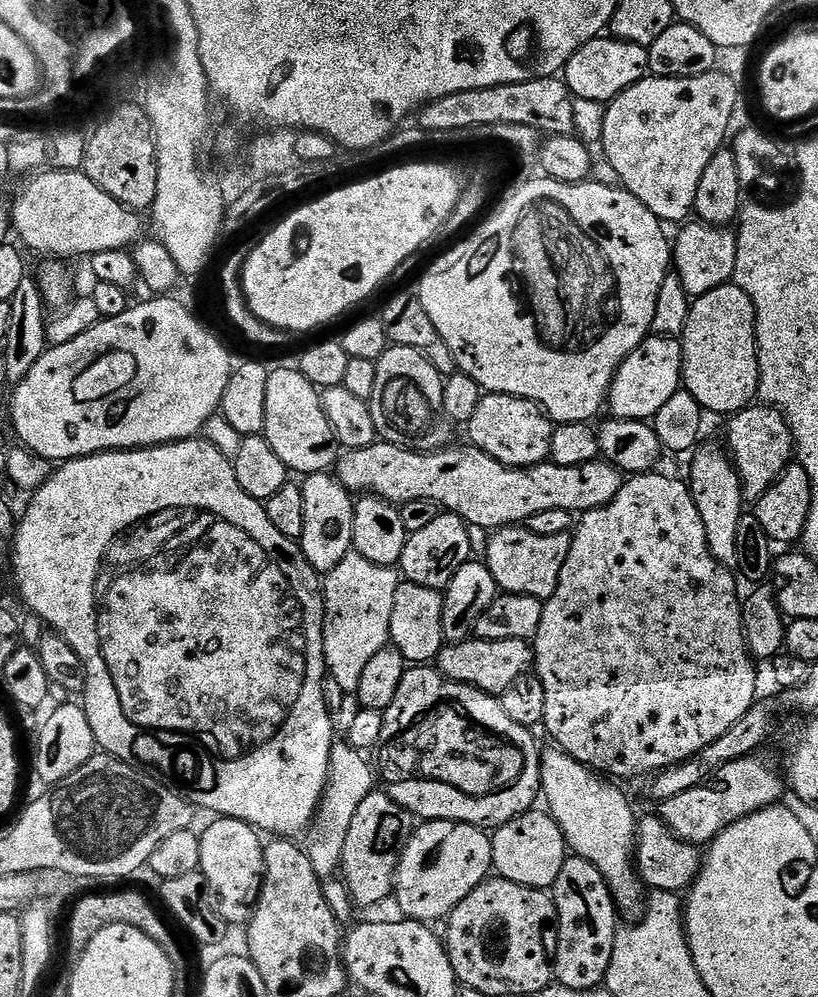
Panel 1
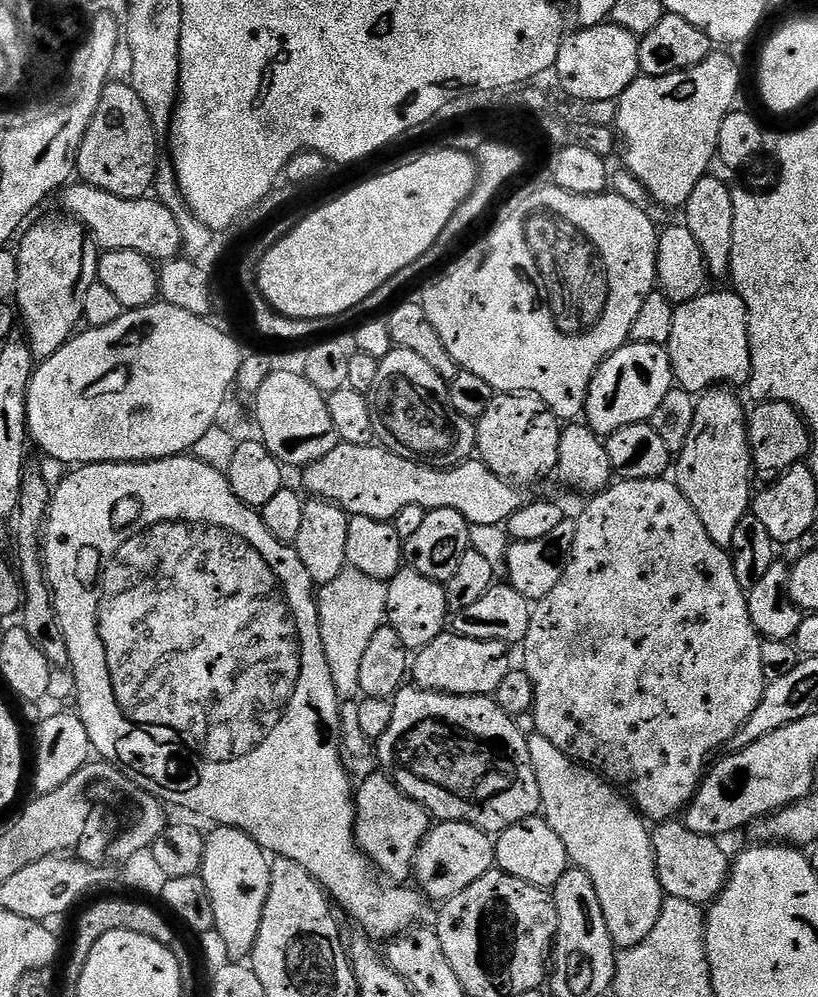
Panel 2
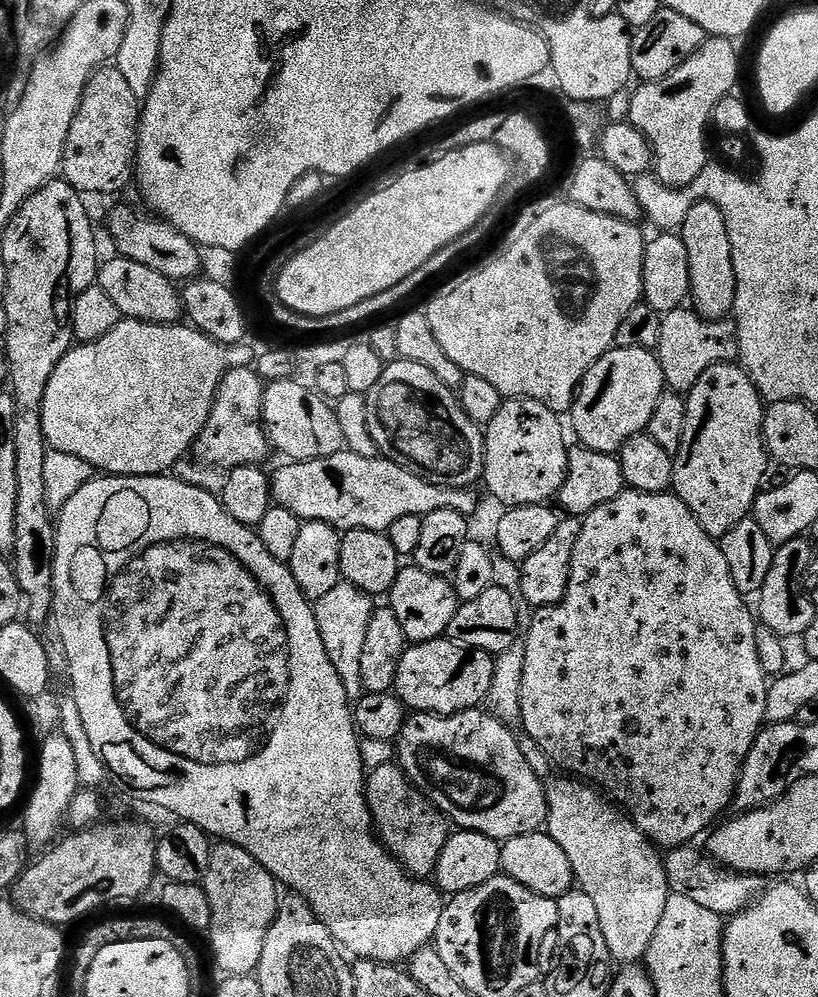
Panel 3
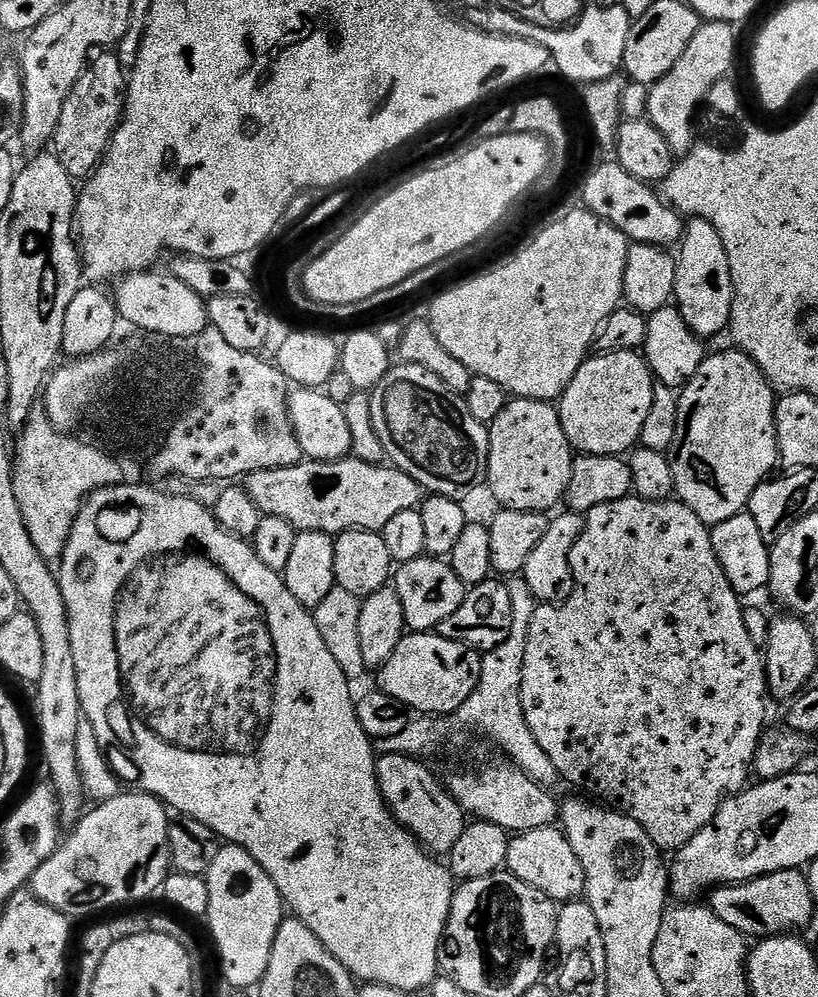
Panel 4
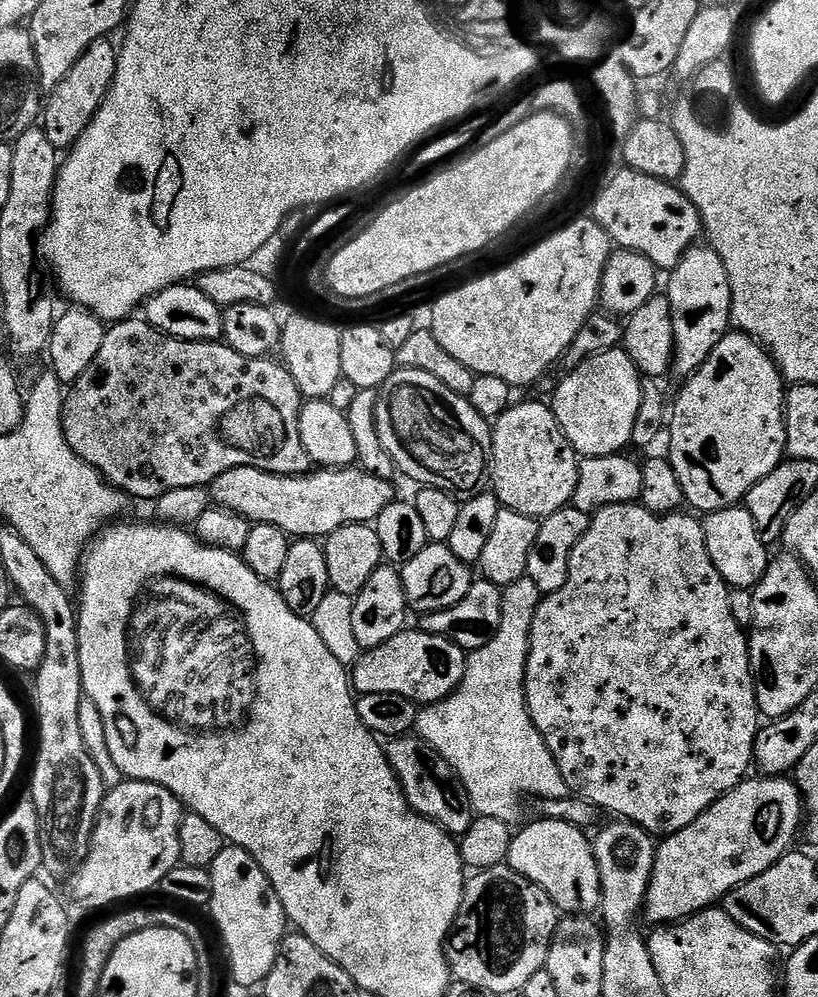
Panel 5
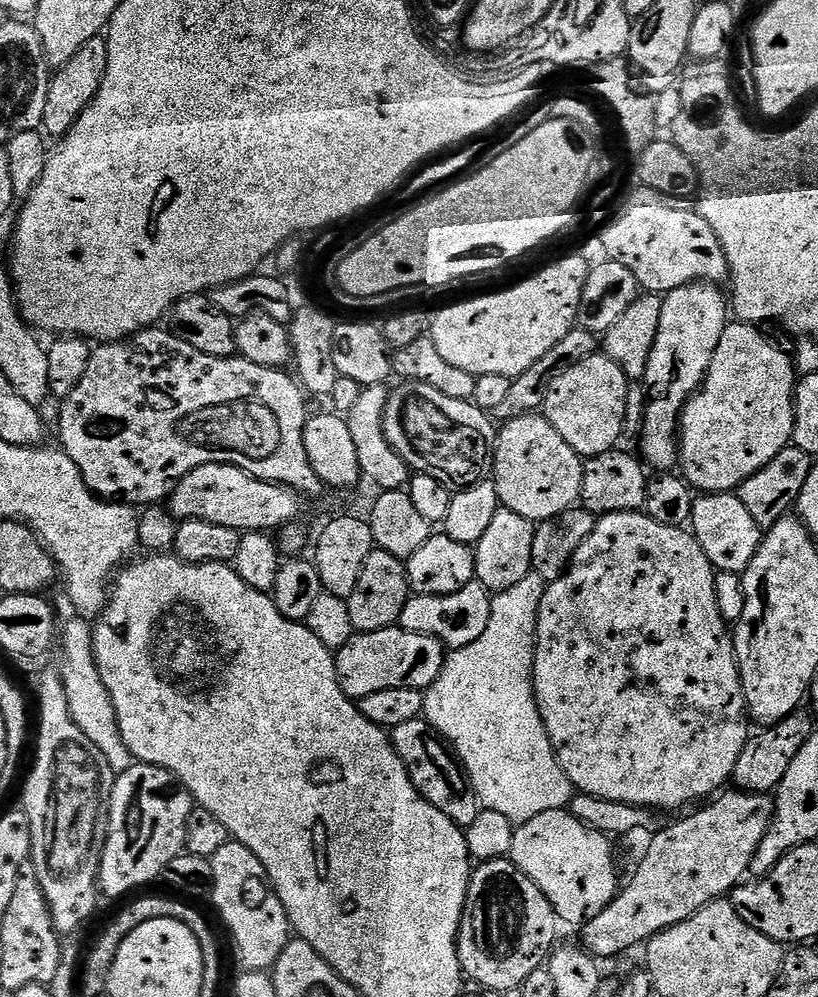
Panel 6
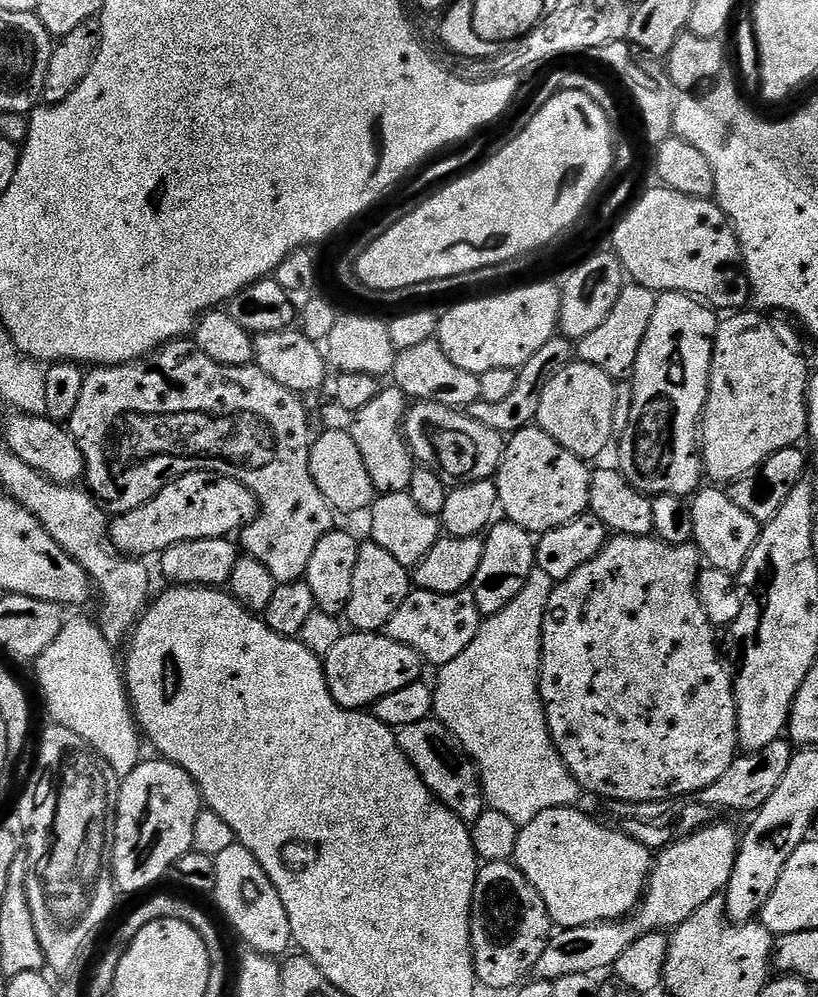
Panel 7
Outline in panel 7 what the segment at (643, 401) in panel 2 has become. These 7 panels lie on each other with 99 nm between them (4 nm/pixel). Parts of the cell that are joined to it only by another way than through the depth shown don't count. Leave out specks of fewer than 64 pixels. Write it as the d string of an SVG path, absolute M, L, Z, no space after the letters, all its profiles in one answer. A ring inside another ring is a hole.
M573 362L562 369L550 380L542 392L542 399L538 406L536 415L537 427L550 434L555 441L558 441L564 449L570 450L570 454L579 456L585 462L592 462L595 456L604 452L604 447L614 440L614 398L616 397L617 381L608 376L598 366L590 366Z

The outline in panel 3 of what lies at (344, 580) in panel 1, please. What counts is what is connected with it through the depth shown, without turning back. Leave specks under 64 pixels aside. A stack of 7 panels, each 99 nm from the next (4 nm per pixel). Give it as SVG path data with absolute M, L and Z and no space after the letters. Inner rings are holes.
M342 582L334 586L330 594L322 594L322 598L315 601L314 607L318 634L322 634L322 646L326 646L326 654L330 662L334 662L334 670L338 670L342 686L346 686L349 701L355 702L365 693L362 682L362 645L366 643L366 629L370 627L374 611L373 597L358 590L358 586Z

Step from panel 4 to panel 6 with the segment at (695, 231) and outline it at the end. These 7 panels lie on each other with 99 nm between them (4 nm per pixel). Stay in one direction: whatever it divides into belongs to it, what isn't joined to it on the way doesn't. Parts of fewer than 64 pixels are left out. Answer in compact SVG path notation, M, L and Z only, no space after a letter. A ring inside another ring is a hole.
M697 282L676 288L662 299L662 322L658 322L658 338L642 381L648 397L638 437L643 463L649 469L657 468L657 473L677 467L680 413L700 391L714 350L718 350L718 342L730 323L730 304L720 290L717 285Z

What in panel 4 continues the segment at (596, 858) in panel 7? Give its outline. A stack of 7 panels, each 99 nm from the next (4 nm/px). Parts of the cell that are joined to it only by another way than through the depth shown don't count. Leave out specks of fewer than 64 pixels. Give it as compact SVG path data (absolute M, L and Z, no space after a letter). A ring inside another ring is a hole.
M559 827L539 828L513 835L508 841L507 871L522 882L542 890L551 900L571 902L584 896L584 871L578 854Z

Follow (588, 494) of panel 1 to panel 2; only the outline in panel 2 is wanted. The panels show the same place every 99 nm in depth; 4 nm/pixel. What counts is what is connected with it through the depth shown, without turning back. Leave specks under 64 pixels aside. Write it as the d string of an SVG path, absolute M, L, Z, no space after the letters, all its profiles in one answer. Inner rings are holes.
M341 442L326 454L326 458L318 458L318 462L307 465L303 472L303 491L309 497L328 500L349 517L392 522L398 510L405 506L422 506L426 510L458 510L469 525L492 528L495 524L503 525L526 503L525 497L520 497L521 489L517 485L507 484L476 458L466 460L456 468L431 468L410 462L383 446L354 446Z

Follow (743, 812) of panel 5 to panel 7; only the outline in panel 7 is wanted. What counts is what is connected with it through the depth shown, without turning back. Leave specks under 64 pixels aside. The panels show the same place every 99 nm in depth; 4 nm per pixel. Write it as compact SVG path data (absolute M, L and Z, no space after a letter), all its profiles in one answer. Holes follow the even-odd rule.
M713 822L692 832L685 840L673 840L666 848L659 849L652 873L648 875L648 886L640 903L619 922L587 924L577 928L557 931L548 940L542 958L538 958L534 969L535 979L556 981L570 974L597 974L603 968L611 969L628 946L648 932L675 930L698 906L710 902L710 898L721 895L730 882L734 870L736 853L740 850L740 836L728 824Z

